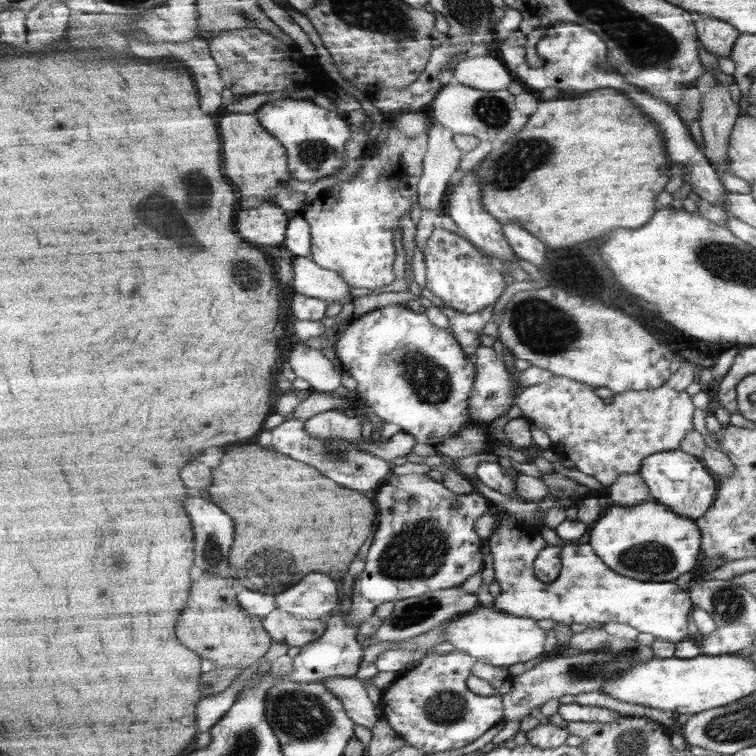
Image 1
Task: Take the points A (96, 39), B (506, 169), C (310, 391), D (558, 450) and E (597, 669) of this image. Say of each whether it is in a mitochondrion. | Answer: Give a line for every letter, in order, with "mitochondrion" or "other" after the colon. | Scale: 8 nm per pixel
A: mitochondrion
B: mitochondrion
C: other
D: other
E: mitochondrion

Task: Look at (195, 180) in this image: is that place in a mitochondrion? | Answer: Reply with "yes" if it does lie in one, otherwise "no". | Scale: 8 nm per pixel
yes

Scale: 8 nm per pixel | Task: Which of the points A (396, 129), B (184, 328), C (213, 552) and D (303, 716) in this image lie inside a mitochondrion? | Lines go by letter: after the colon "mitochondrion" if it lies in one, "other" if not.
A: other
B: other
C: mitochondrion
D: mitochondrion

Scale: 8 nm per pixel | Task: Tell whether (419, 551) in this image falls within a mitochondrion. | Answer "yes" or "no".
yes

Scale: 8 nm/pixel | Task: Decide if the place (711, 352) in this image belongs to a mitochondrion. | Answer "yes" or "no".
no

